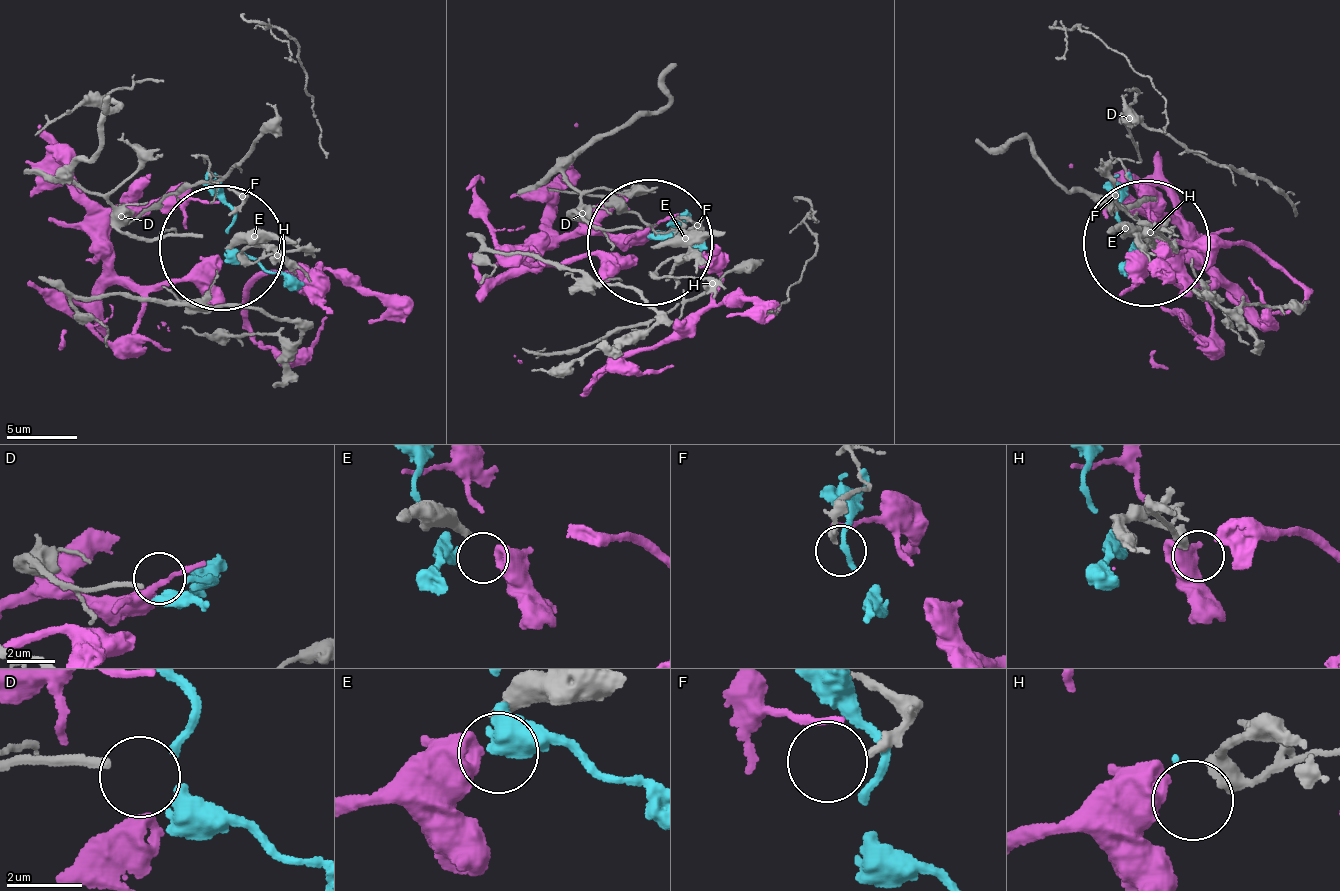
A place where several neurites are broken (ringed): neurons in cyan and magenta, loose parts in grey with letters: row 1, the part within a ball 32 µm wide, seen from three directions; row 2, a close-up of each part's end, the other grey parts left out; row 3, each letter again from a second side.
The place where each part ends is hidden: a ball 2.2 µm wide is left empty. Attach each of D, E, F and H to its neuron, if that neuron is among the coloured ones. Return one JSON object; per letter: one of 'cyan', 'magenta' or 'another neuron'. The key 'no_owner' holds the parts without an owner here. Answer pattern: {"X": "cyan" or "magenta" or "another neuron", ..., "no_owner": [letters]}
{"D": "cyan", "E": "magenta", "F": "another neuron", "H": "another neuron", "no_owner": ["F", "H"]}

